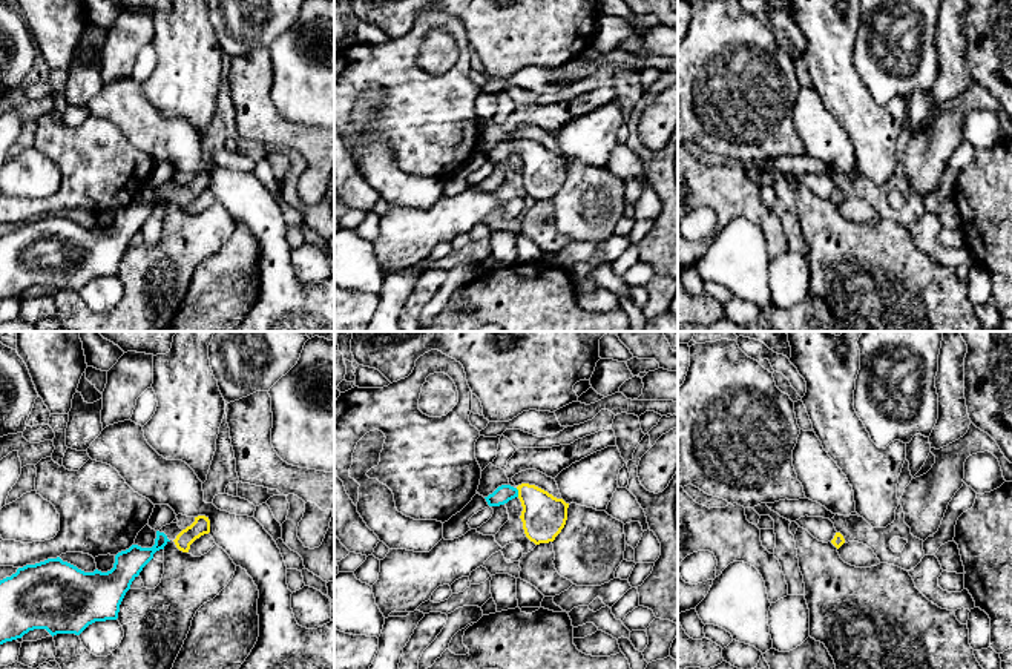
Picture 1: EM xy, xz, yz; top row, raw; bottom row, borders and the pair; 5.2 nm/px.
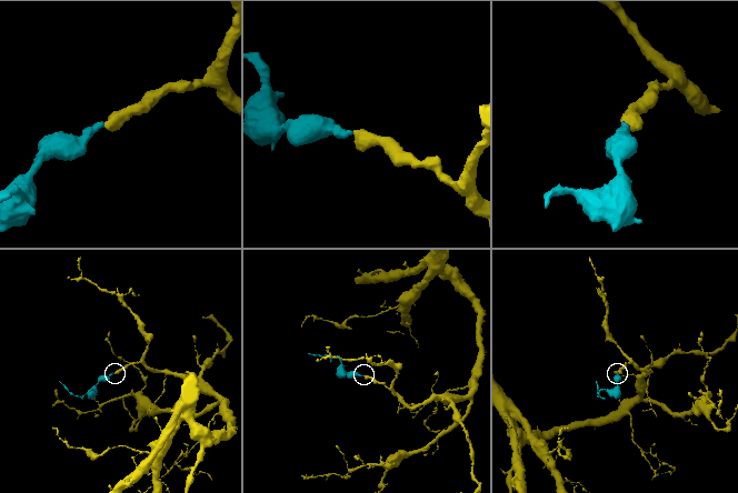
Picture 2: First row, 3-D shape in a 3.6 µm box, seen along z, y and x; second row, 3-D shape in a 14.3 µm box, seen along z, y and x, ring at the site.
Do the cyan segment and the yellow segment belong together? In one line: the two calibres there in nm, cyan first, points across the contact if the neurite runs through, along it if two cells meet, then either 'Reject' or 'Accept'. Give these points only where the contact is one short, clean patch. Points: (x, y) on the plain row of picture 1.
Thickness 90 nm (cyan) against 240 nm. Path across: xz (505, 149), (517, 149), (543, 172). Accept

